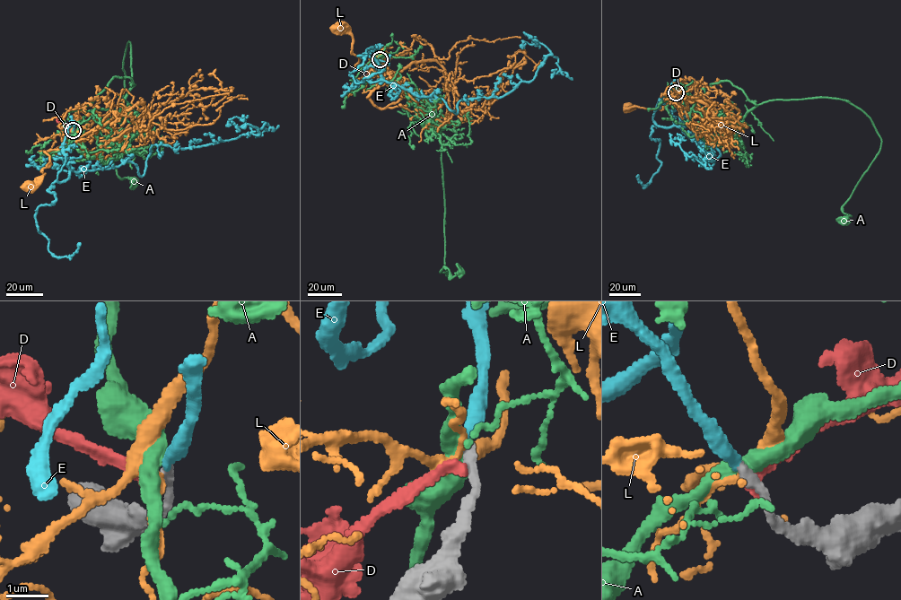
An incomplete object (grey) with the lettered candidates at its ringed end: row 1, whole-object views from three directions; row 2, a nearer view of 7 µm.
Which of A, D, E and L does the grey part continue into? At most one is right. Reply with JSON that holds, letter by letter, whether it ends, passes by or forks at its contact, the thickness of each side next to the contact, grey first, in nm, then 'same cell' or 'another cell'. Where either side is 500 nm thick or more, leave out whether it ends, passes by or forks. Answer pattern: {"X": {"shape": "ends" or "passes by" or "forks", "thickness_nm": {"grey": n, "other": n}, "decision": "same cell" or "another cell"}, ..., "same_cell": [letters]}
{"A": {"shape": "passes by", "thickness_nm": {"grey": 240, "other": 360}, "decision": "another cell"}, "D": {"shape": "ends", "thickness_nm": {"grey": 280, "other": 240}, "decision": "another cell"}, "E": {"shape": "ends", "thickness_nm": {"grey": 240, "other": 280}, "decision": "same cell"}, "L": {"shape": "forks", "thickness_nm": {"grey": 240, "other": 240}, "decision": "another cell"}, "same_cell": ["E"]}

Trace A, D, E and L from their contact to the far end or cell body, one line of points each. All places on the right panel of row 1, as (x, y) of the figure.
A: (677, 92), (725, 81), (757, 105), (836, 98), (859, 108), (881, 144), (845, 220)
D: (677, 93), (696, 84)
E: (676, 92), (672, 82), (653, 121), (678, 126), (711, 166), (714, 145), (713, 161), (685, 154), (712, 168)
L: (677, 92), (673, 97), (677, 99), (675, 104), (673, 100), (676, 101), (659, 108), (637, 106), (629, 108)

